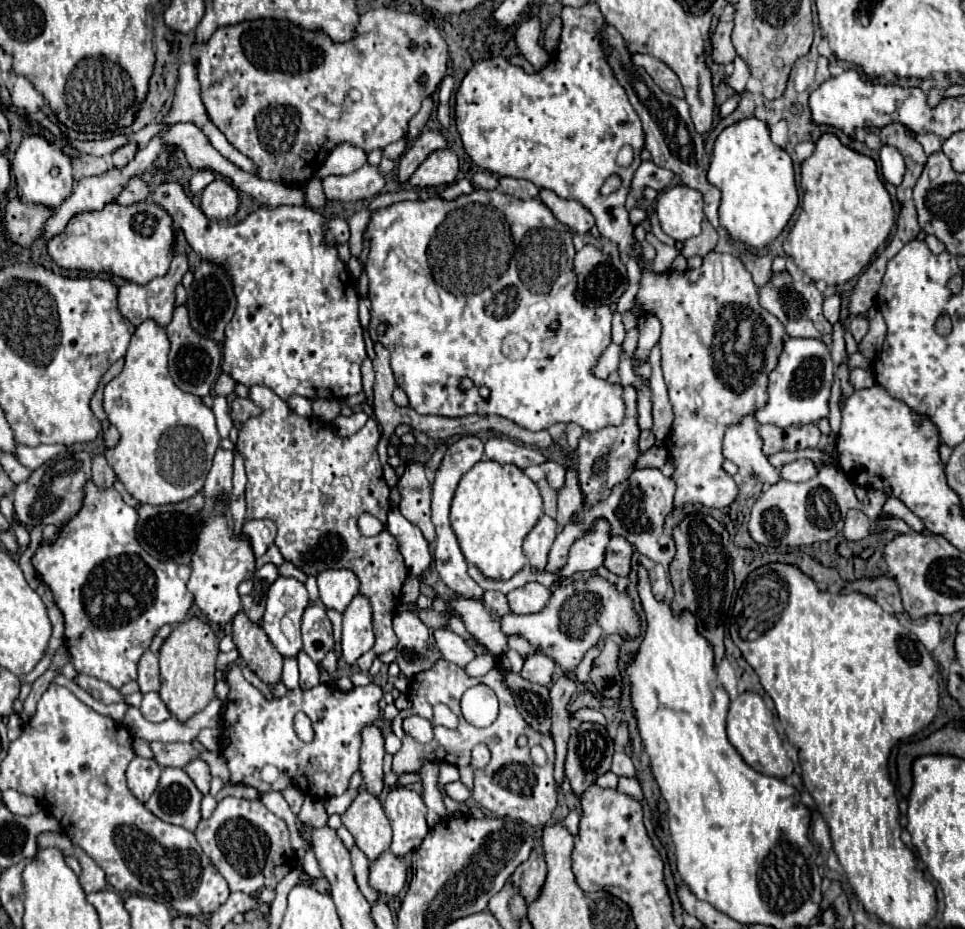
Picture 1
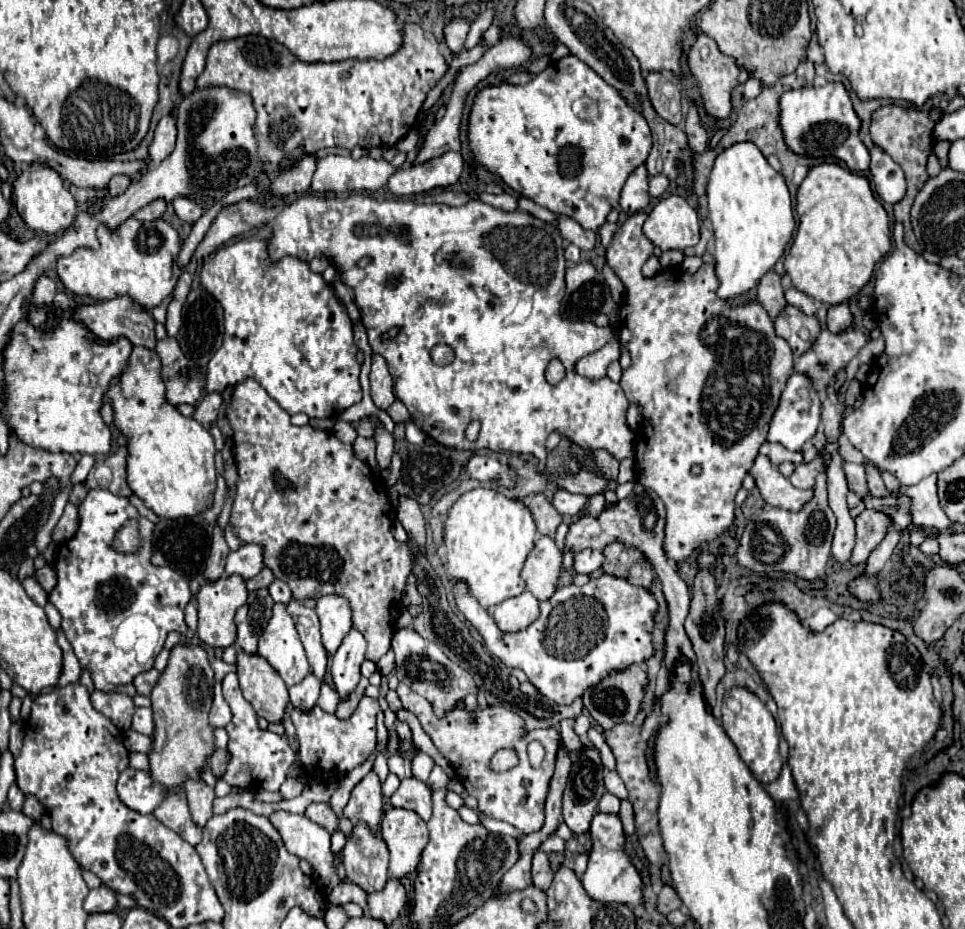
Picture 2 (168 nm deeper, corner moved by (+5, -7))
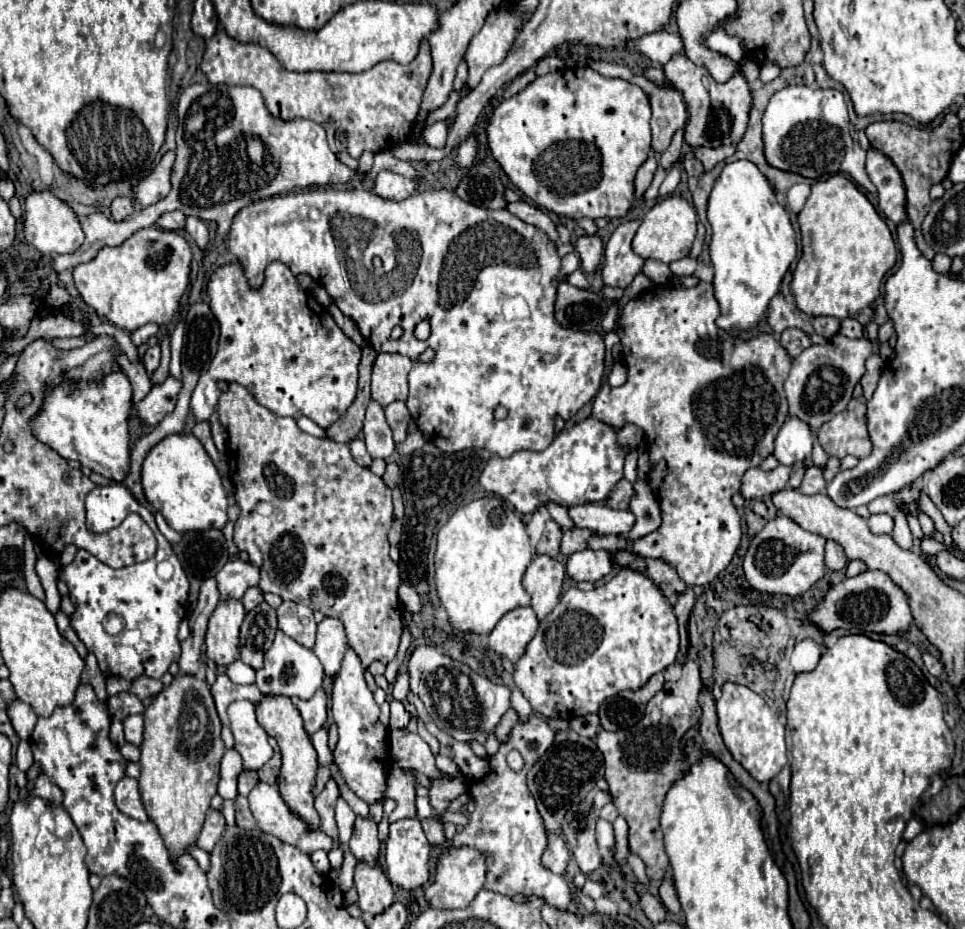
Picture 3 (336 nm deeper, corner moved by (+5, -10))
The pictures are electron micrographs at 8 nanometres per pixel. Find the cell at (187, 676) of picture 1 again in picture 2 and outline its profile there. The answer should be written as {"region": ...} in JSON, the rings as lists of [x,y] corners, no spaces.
{"region":[[[175,644],[153,692],[151,708],[155,716],[155,736],[151,760],[151,776],[167,790],[183,784],[187,778],[197,778],[205,760],[213,754],[213,728],[207,714],[213,700],[213,670],[203,646]]]}

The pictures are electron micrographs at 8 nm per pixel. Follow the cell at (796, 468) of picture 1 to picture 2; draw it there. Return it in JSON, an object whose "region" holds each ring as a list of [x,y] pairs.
{"region":[[[817,454],[811,462],[797,464],[793,476],[789,476],[789,482],[799,490],[811,490],[819,472],[825,472],[825,458],[821,454]]]}

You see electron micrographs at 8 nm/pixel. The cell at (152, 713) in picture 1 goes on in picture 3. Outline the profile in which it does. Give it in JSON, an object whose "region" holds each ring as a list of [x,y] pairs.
{"region":[[[129,715],[129,719],[123,719],[123,727],[125,739],[139,747],[143,741],[143,715]]]}

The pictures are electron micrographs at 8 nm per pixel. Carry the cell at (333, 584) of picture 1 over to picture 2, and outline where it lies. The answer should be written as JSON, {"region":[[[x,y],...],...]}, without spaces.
{"region":[[[325,594],[317,598],[317,616],[321,620],[321,636],[323,636],[323,646],[329,654],[333,654],[343,636],[351,630],[351,612],[349,604],[345,604],[343,596],[337,594]]]}

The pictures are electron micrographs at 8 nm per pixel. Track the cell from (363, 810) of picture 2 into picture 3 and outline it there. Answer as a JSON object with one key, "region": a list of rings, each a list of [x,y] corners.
{"region":[[[357,817],[353,837],[349,841],[349,849],[353,851],[357,861],[373,863],[379,855],[379,847],[381,847],[381,841],[377,839],[377,823],[371,817],[367,819]]]}

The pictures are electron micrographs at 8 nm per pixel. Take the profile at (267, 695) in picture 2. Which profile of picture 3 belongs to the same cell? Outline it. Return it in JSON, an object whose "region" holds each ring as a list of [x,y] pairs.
{"region":[[[263,697],[261,705],[257,707],[257,721],[267,731],[267,735],[277,741],[279,751],[281,751],[283,765],[281,765],[281,771],[277,777],[277,789],[279,789],[283,801],[289,805],[289,809],[299,819],[305,819],[305,823],[309,823],[309,827],[319,829],[317,811],[313,807],[315,775],[317,775],[317,767],[319,767],[317,751],[311,745],[311,739],[303,727],[303,719],[301,719],[297,707],[291,703],[289,697]]]}

